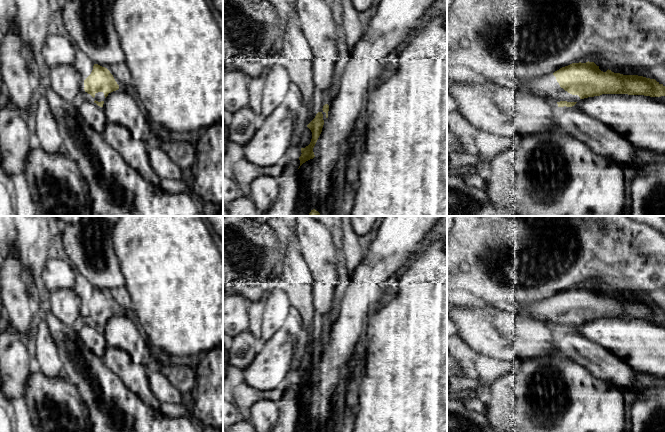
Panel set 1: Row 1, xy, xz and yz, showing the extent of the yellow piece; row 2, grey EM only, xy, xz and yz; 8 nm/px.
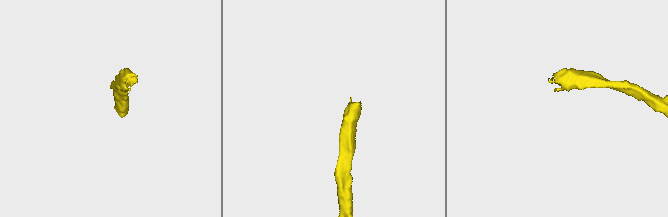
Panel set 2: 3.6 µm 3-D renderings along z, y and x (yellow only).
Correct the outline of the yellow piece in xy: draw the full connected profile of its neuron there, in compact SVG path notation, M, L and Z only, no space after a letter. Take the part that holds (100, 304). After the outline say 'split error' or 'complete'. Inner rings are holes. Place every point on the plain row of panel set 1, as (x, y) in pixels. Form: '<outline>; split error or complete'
M94 288L91 298L84 304L84 314L94 323L94 327L103 331L109 317L119 313L110 295L98 288Z; split error

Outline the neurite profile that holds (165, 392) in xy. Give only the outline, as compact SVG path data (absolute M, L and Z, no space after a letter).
M157 368L149 369L148 380L151 391L161 403L183 403L184 395Z

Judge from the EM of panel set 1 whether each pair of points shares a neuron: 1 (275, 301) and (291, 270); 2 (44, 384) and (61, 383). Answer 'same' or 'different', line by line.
1: different
2: same

